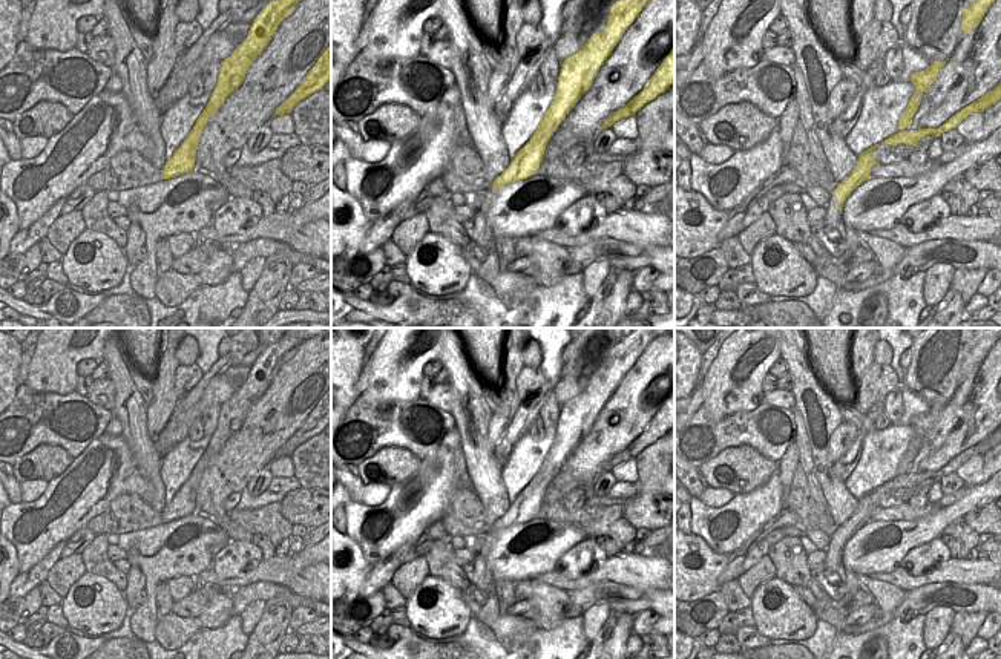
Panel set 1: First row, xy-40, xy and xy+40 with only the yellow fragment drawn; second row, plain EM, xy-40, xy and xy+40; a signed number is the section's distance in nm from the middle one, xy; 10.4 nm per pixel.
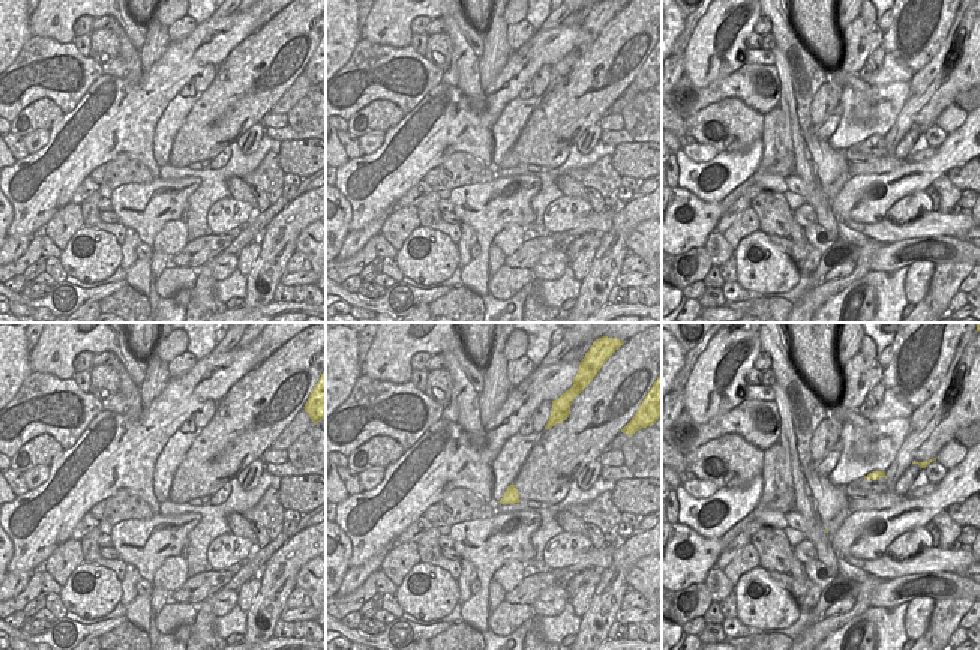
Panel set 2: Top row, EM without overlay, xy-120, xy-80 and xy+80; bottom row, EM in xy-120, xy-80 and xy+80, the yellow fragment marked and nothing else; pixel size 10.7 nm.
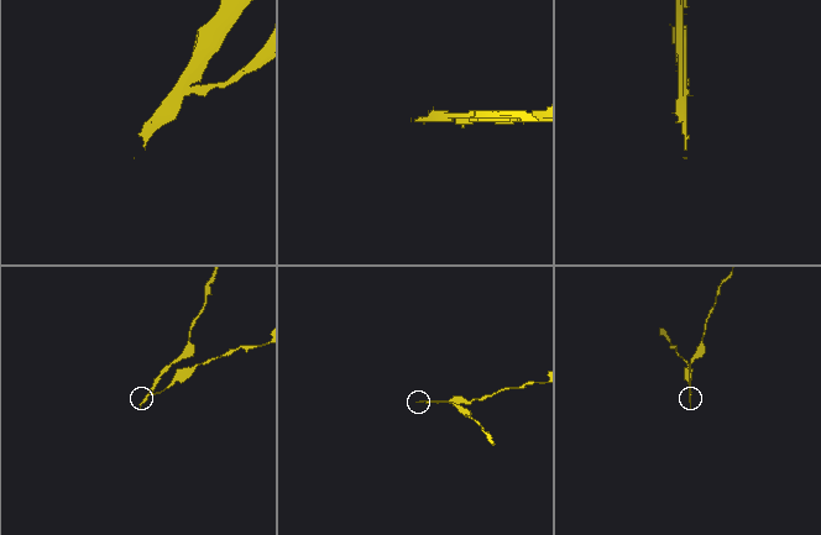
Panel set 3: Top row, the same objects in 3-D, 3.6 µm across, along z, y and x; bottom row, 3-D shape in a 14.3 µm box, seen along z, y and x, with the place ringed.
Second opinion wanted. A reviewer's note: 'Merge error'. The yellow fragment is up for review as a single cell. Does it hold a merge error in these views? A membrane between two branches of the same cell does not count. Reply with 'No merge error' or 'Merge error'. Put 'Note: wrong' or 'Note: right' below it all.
Merge error.
Note: right

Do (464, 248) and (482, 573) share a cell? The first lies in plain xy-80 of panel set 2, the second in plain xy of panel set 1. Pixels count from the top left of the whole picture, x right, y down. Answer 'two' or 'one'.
one

